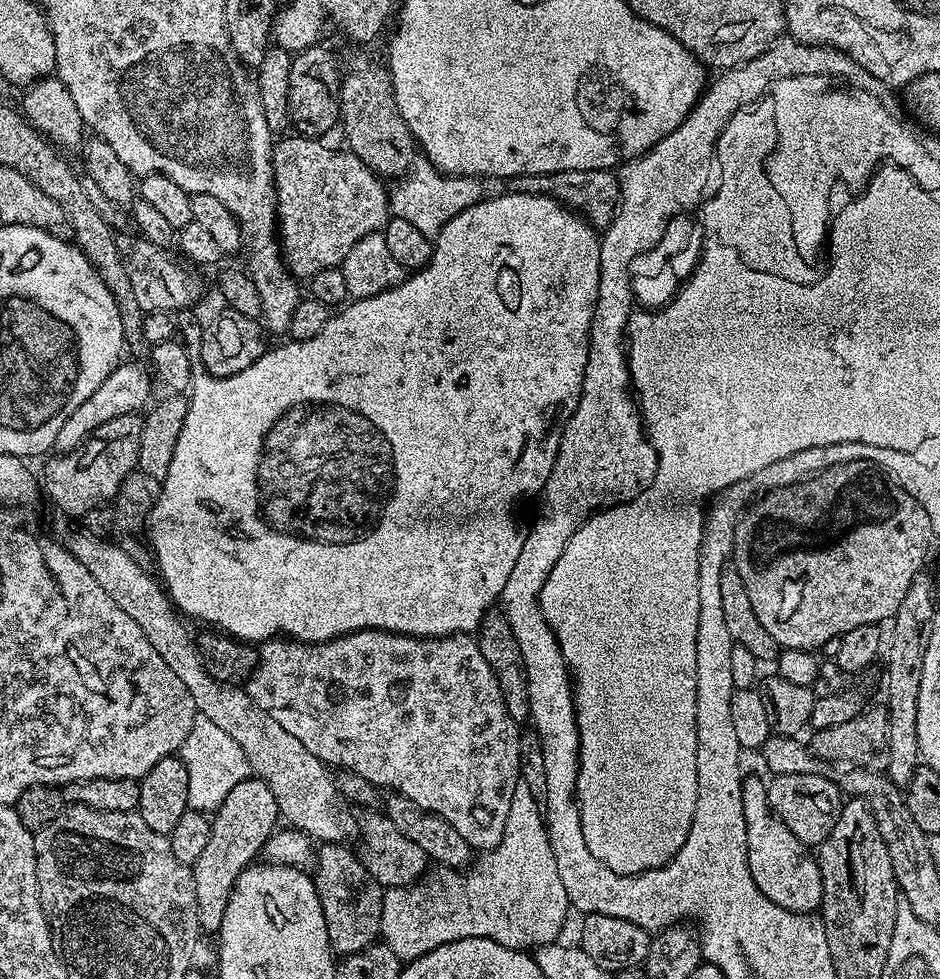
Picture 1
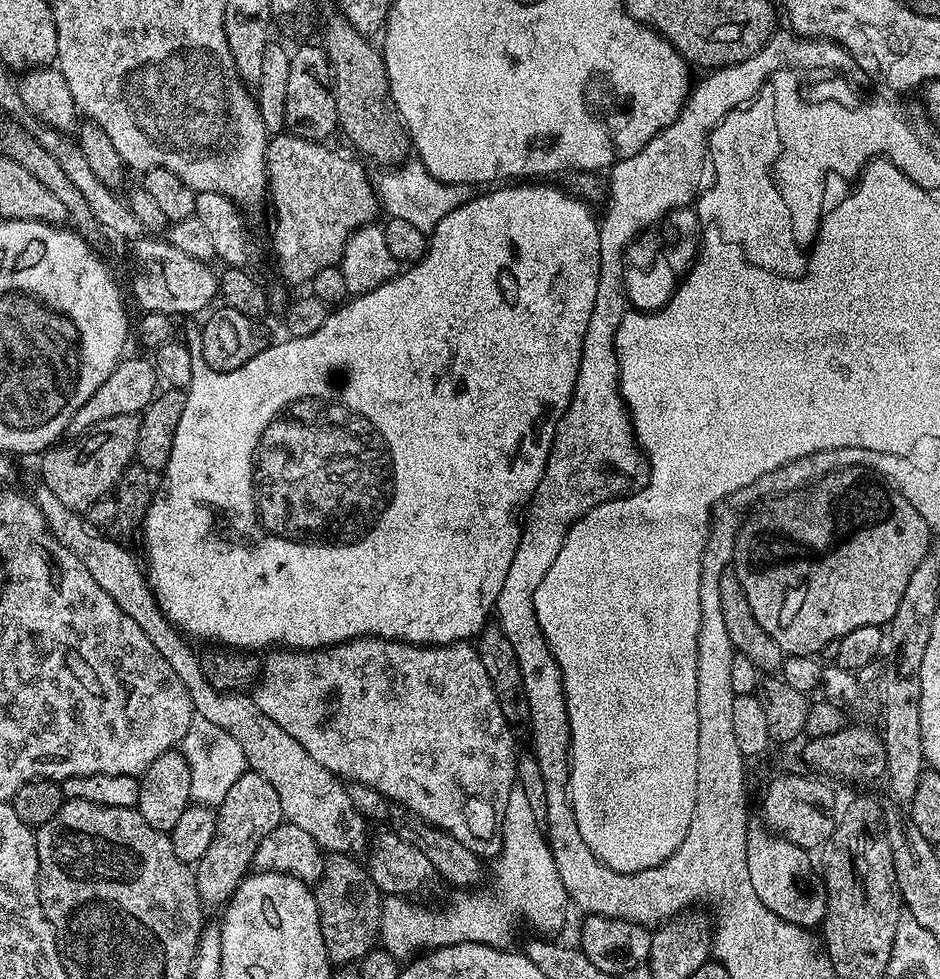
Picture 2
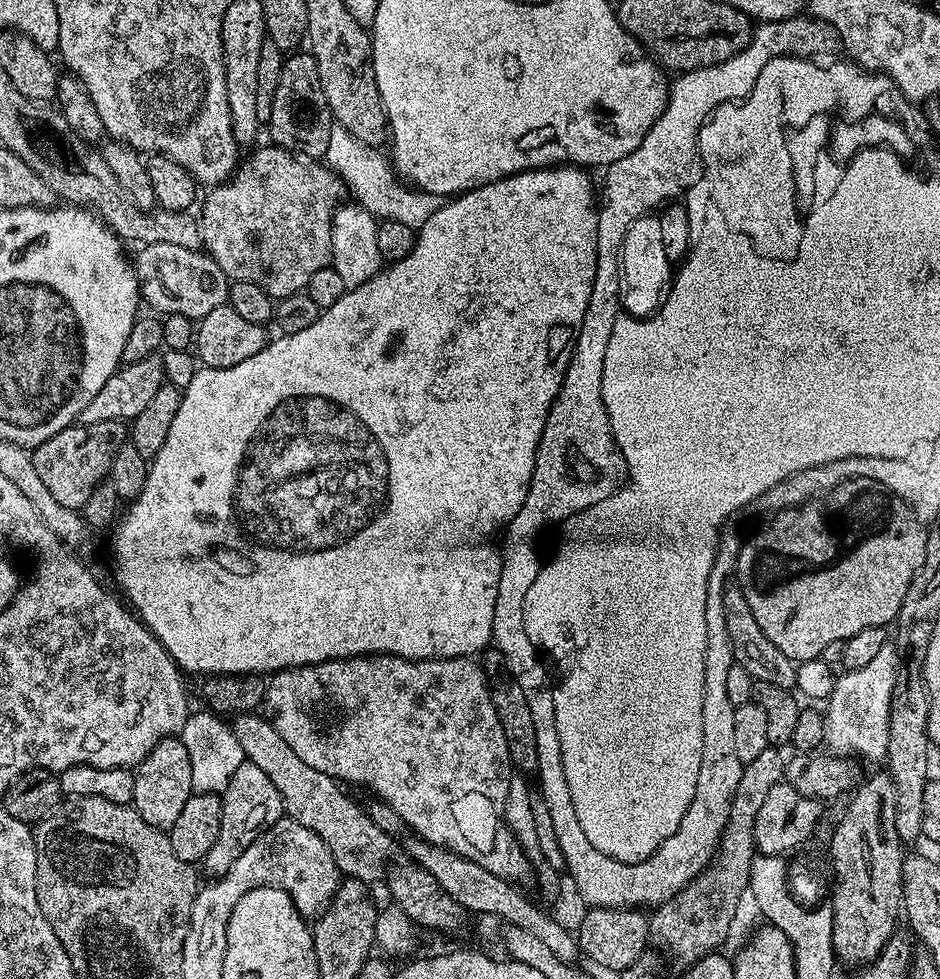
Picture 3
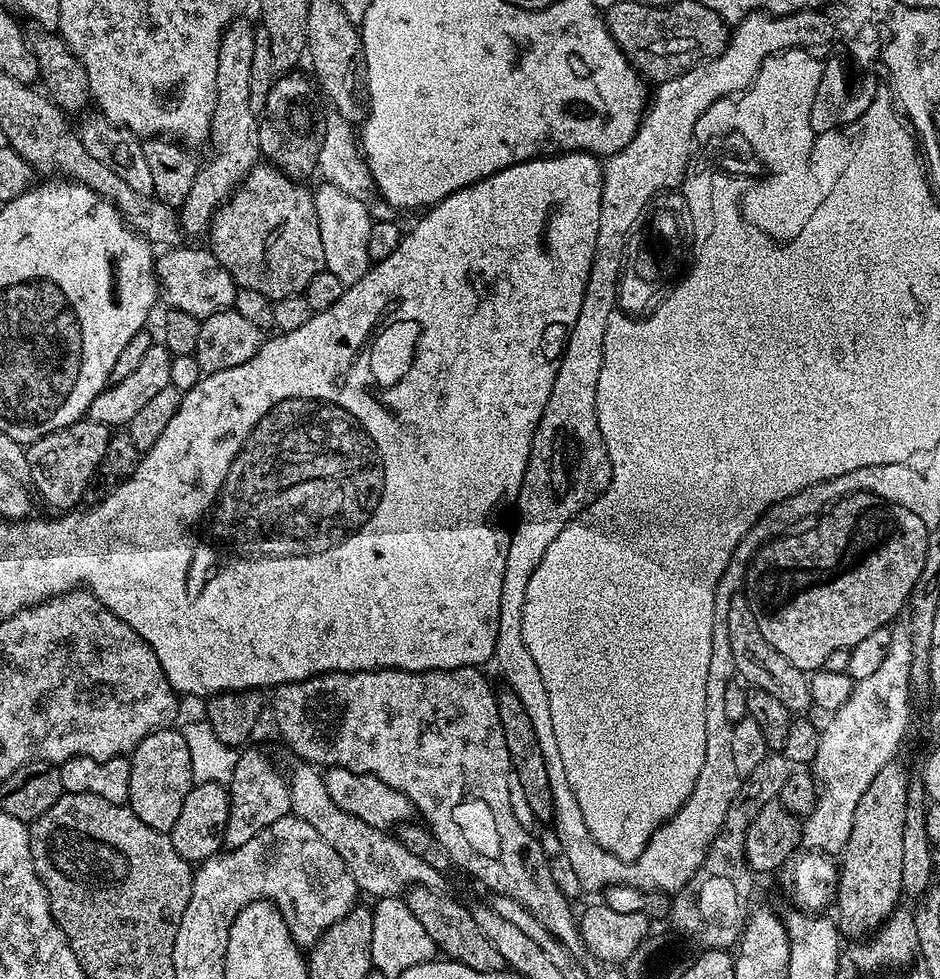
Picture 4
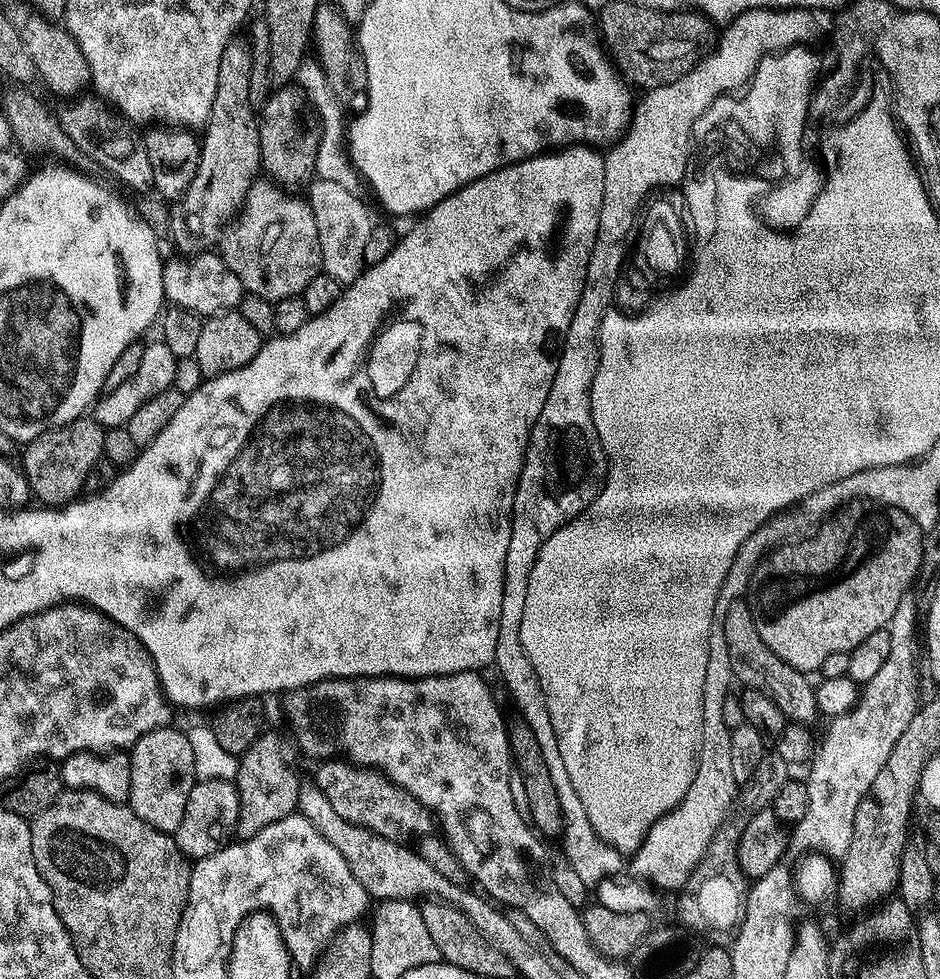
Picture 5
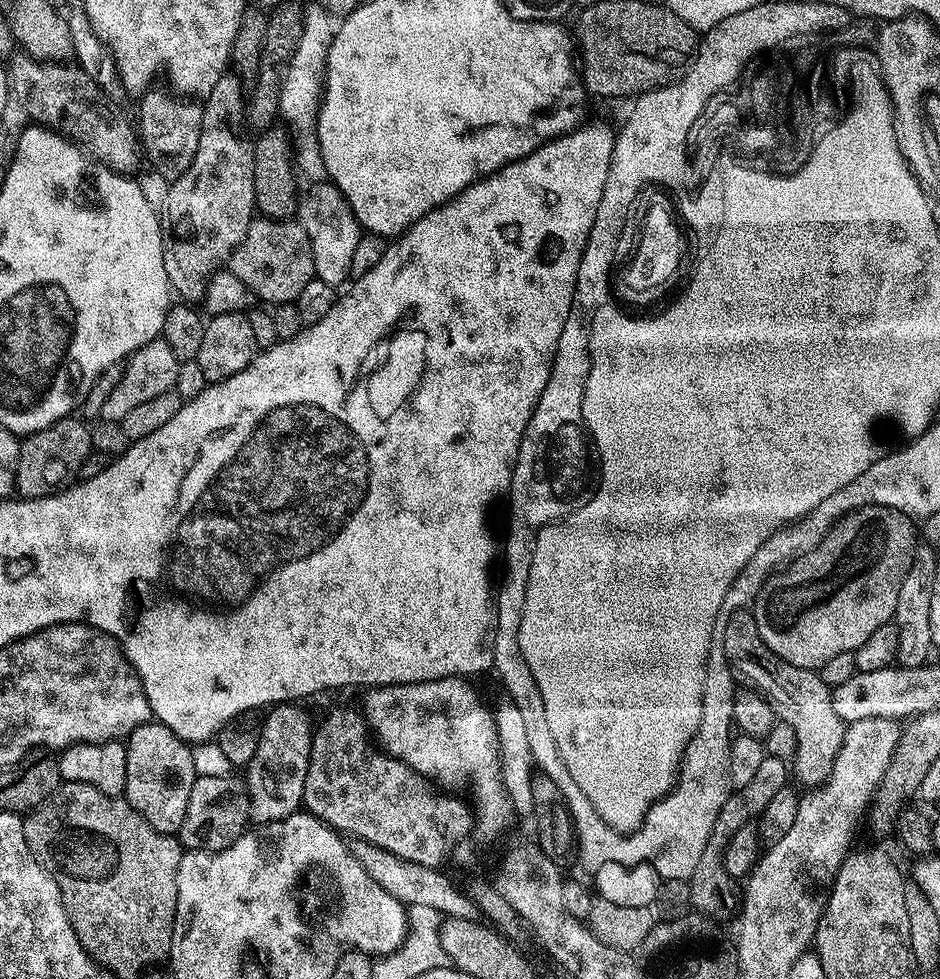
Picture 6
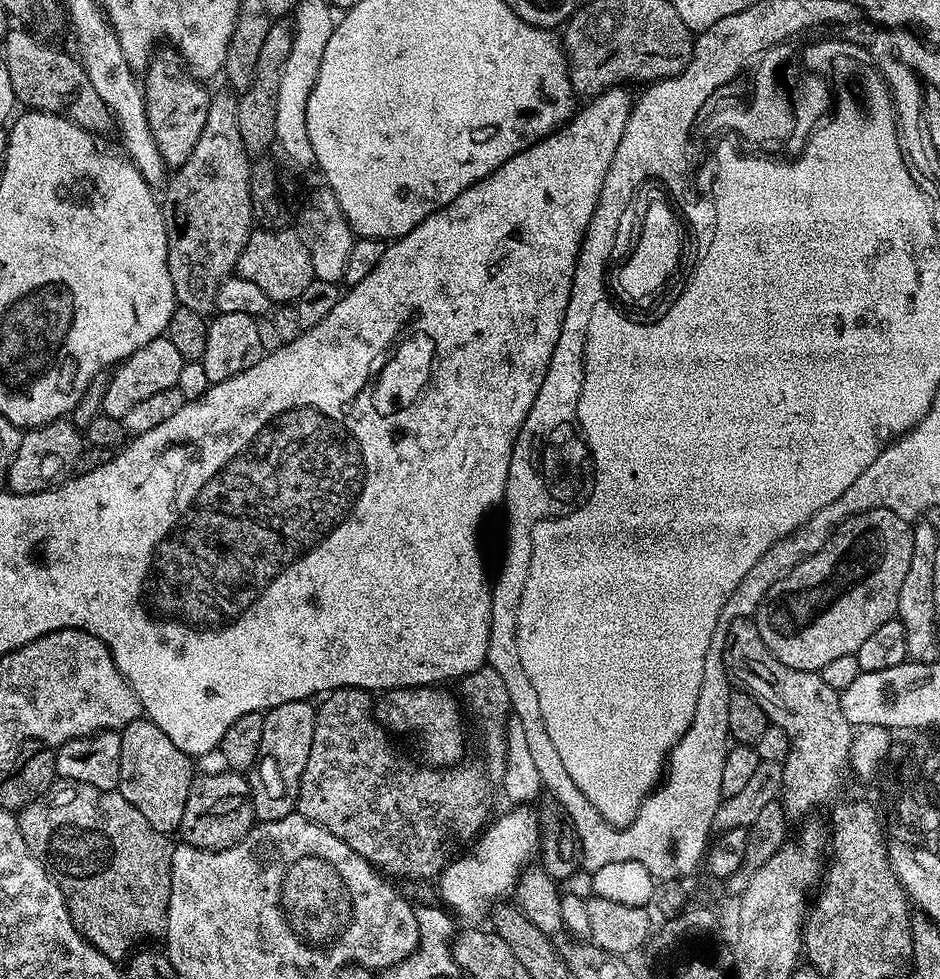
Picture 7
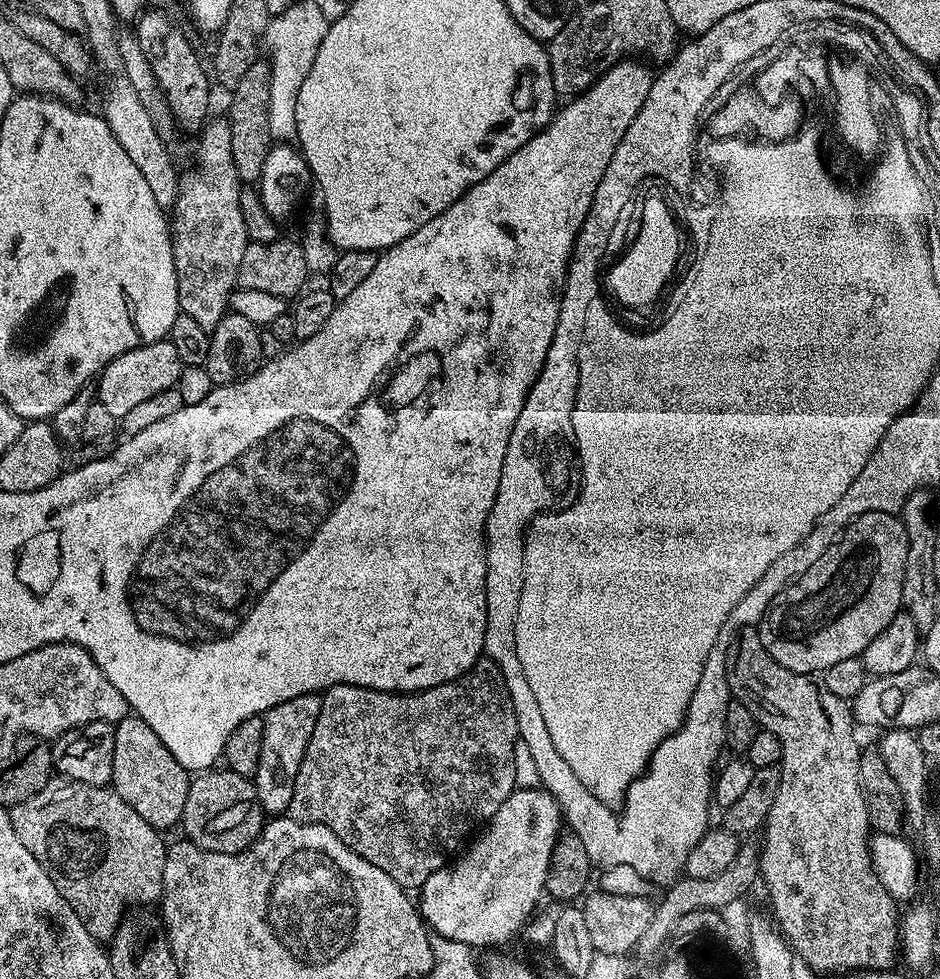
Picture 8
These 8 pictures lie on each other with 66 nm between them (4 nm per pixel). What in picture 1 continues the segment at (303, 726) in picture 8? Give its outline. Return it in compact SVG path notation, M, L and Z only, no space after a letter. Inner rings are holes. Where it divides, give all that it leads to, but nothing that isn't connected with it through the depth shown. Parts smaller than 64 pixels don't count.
M249 778L238 782L238 786L234 786L234 790L230 790L230 794L226 794L224 801L217 806L211 817L210 842L202 850L198 862L190 865L194 878L194 898L198 902L198 922L205 933L219 933L222 918L226 914L226 902L230 900L230 894L238 878L248 868L248 865L263 853L264 843L268 841L273 832L277 831L276 820L280 819L281 814L278 810L278 802L274 802L274 793L271 792L270 786L266 786L266 782L259 778Z

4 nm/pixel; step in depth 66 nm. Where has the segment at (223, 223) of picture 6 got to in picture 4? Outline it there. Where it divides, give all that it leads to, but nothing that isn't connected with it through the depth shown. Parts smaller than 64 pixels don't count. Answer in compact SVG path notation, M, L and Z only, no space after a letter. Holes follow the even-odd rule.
M237 18L228 25L228 29L220 39L218 50L218 74L216 75L216 105L212 115L212 130L210 133L211 143L216 143L216 153L208 161L199 165L194 186L190 188L190 194L186 196L186 202L180 205L178 215L183 235L200 236L209 231L212 226L212 218L217 210L224 205L224 201L231 197L232 193L239 188L247 178L251 168L261 163L260 154L260 121L258 113L250 110L250 74L254 66L254 46L256 45L256 28L248 25L244 18Z

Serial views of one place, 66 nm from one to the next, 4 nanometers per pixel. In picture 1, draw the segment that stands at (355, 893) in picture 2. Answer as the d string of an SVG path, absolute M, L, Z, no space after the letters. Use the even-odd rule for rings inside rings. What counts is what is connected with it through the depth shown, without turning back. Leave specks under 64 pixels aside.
M321 843L314 852L316 893L322 902L322 914L326 918L326 934L330 938L333 953L340 958L377 943L382 922L382 898L385 893L385 889L381 888L377 880L368 873L366 866L360 861L359 855L353 849L351 852L348 847L347 843Z

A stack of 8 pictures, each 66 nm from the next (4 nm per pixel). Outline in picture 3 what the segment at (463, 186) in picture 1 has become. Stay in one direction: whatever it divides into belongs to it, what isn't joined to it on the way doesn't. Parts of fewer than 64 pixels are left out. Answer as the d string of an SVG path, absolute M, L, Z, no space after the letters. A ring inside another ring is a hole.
M335 123L332 127L330 140L324 155L325 163L335 172L353 199L360 207L371 213L378 220L390 220L405 223L414 229L419 229L427 222L430 216L439 210L444 198L434 195L433 192L423 192L420 189L407 186L395 172L389 157L380 152L375 145L363 143L354 138L341 124Z

